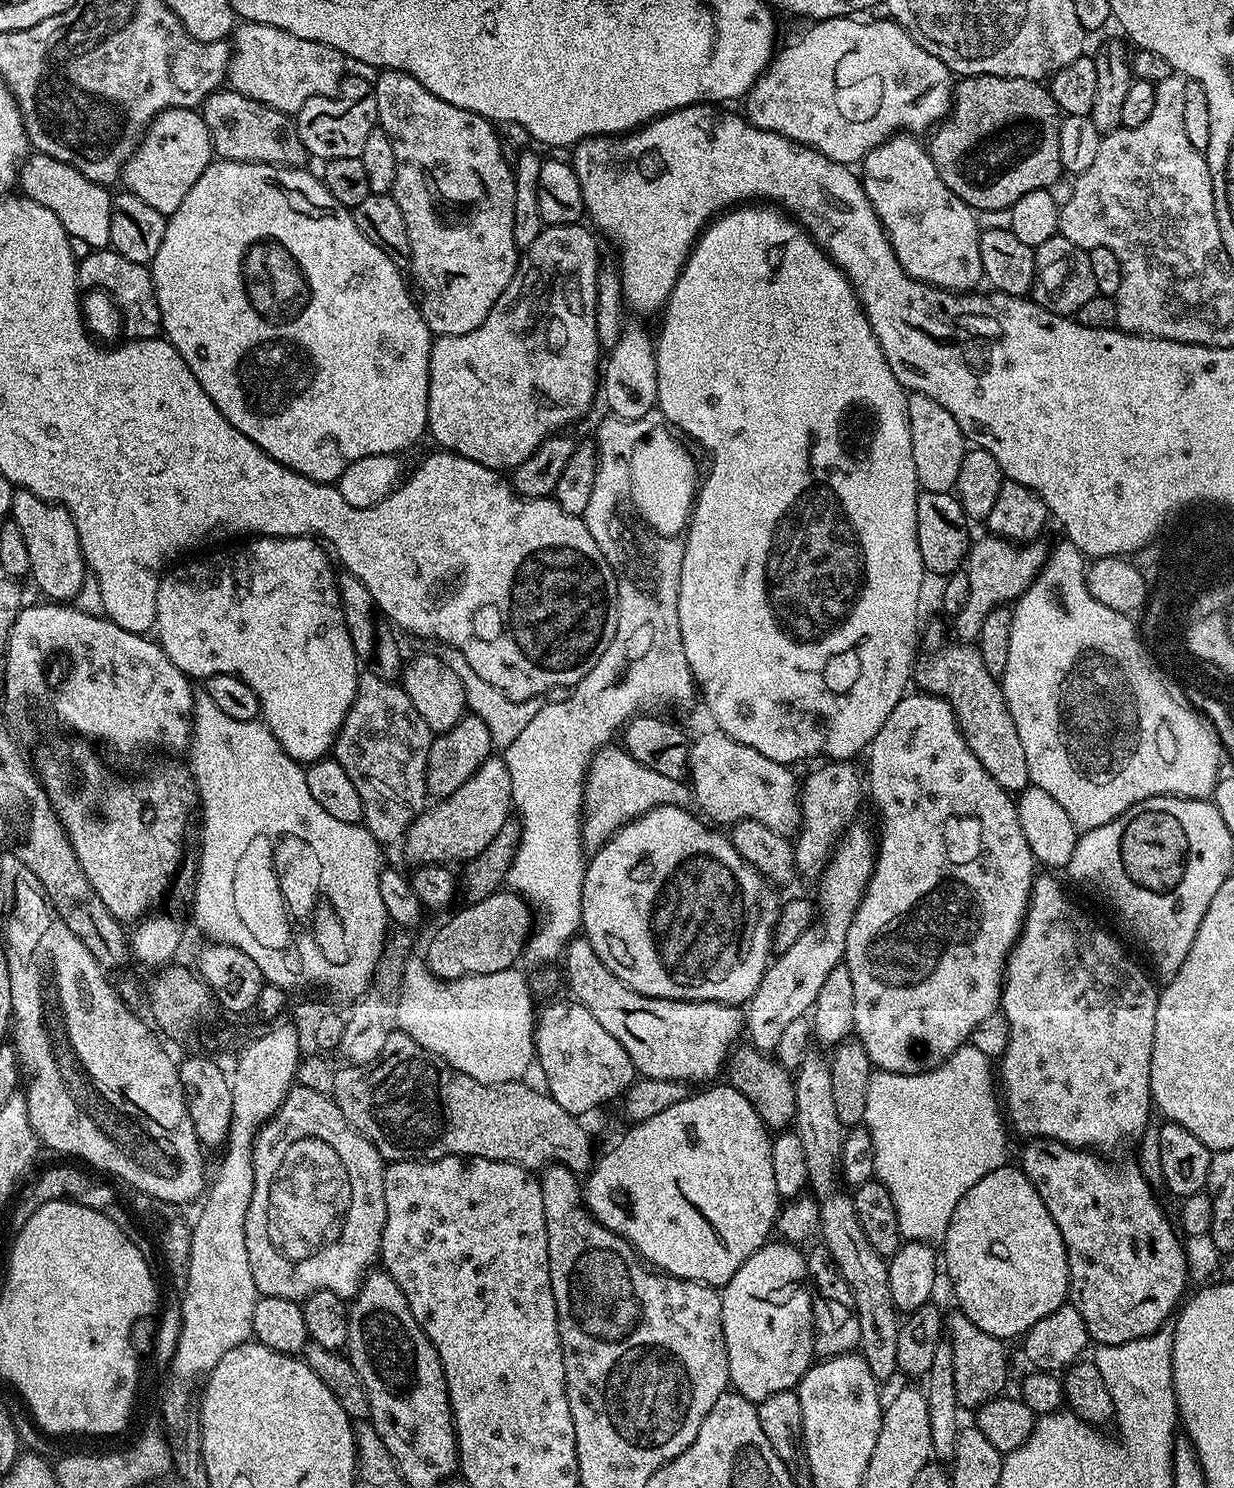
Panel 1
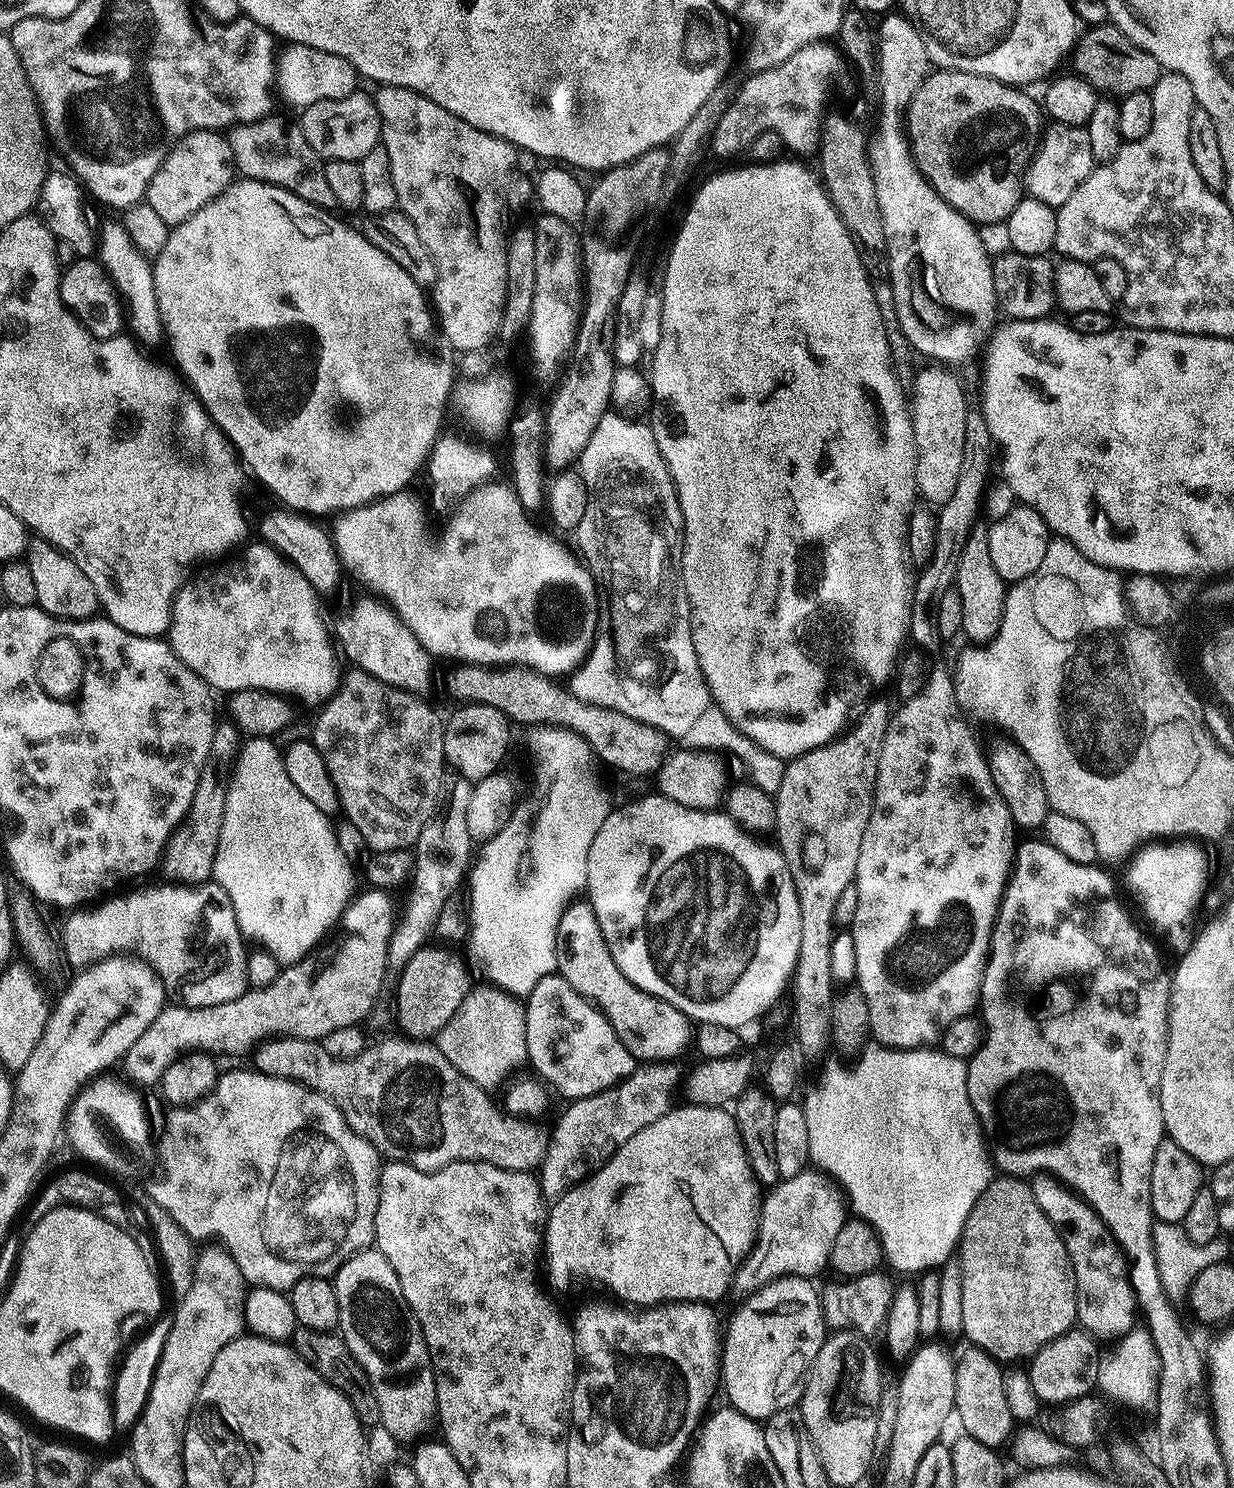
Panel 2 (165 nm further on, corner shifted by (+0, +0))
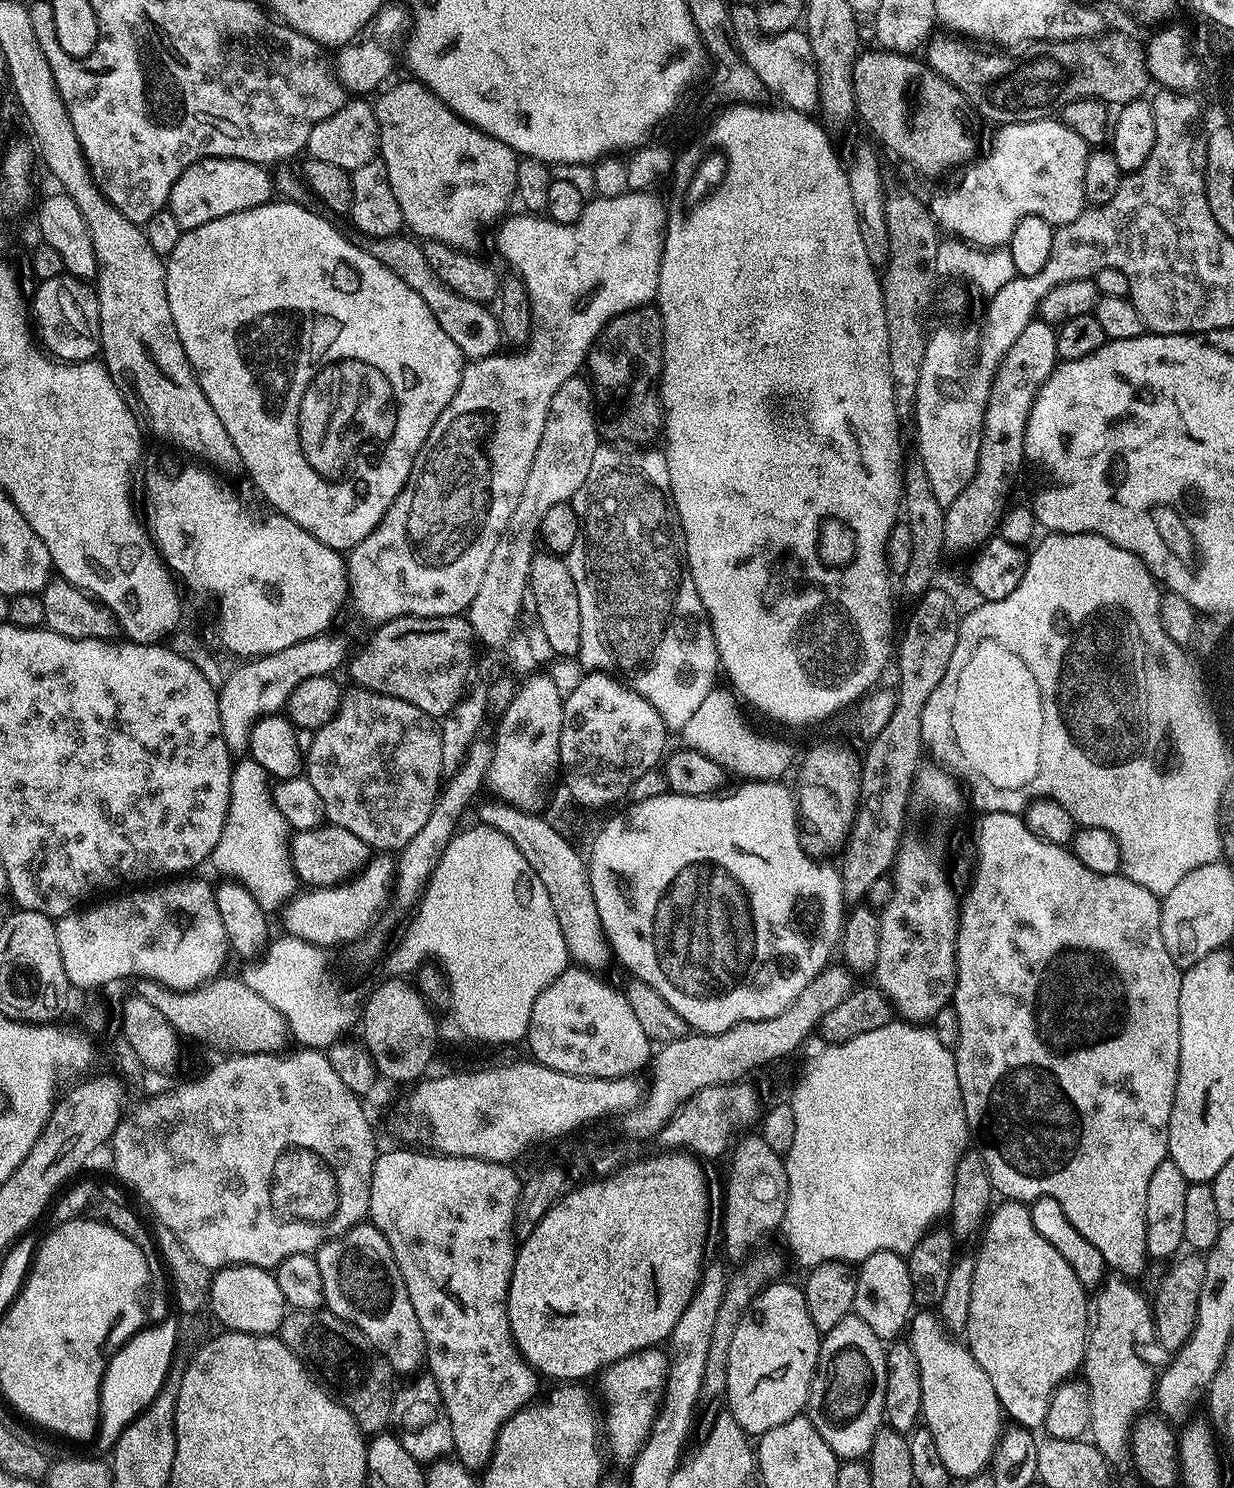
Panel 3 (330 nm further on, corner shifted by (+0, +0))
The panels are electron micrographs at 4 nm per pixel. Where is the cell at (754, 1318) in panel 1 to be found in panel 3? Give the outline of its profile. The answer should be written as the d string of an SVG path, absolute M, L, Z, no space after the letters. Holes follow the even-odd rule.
M776 1283L761 1288L730 1338L726 1408L752 1438L790 1422L807 1409L820 1357L822 1334L806 1310L803 1291L797 1285Z

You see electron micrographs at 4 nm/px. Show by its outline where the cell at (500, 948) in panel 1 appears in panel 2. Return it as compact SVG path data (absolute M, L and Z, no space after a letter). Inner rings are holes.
M425 946L418 949L399 969L400 981L396 984L396 1020L405 1037L424 1042L439 1037L440 1031L454 1018L470 991L469 965L455 956L455 951L442 946Z

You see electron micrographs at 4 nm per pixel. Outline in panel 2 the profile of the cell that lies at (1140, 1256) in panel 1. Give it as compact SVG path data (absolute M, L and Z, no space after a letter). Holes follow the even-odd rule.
M1037 1174L1031 1177L1034 1202L1042 1206L1042 1214L1050 1218L1054 1230L1070 1254L1076 1279L1076 1319L1079 1327L1093 1337L1121 1337L1131 1332L1138 1320L1136 1295L1130 1286L1128 1261L1110 1230L1084 1200L1065 1188L1054 1176ZM1136 1320L1136 1321L1135 1321Z

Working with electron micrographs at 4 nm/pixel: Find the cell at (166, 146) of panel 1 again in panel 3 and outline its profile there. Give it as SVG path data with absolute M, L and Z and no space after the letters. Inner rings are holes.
M208 156L182 170L168 195L166 210L174 214L181 230L206 226L214 218L269 203L274 196L274 180L263 164L251 164L233 156Z

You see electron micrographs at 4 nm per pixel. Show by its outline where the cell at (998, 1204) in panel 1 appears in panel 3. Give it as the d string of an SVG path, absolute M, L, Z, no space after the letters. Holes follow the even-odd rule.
M1005 1199L991 1209L979 1237L980 1253L974 1256L974 1286L970 1290L970 1318L966 1325L966 1347L978 1366L994 1382L1003 1415L1013 1425L1029 1430L1043 1429L1046 1410L1056 1387L1081 1371L1088 1341L1089 1293L1070 1270L1070 1262L1034 1230L1030 1207L1019 1200Z

